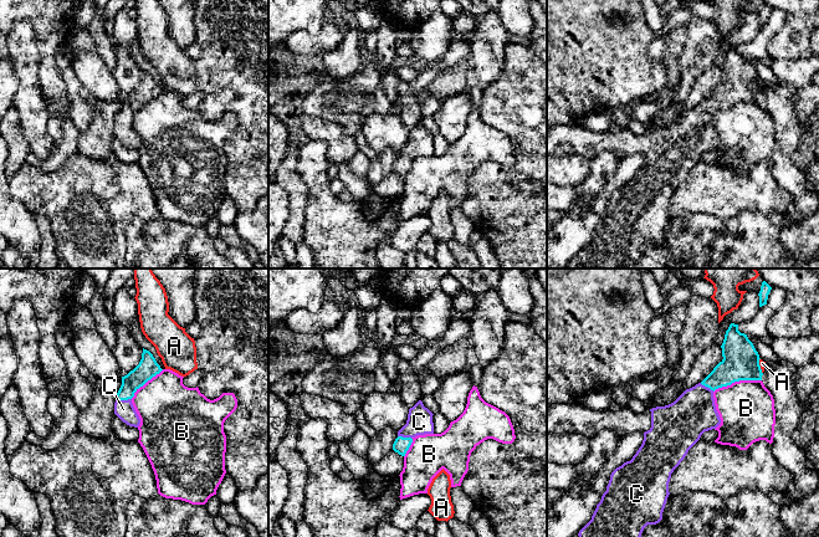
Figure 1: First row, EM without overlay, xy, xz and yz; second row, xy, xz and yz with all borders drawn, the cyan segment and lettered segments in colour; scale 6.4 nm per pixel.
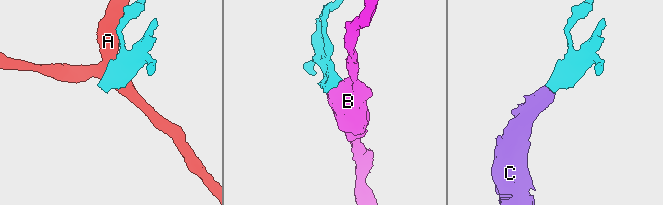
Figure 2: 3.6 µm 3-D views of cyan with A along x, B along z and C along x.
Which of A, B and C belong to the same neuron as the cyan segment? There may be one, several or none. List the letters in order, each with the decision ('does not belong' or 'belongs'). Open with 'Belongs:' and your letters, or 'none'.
Belongs: C
A: does not belong
B: does not belong
C: belongs

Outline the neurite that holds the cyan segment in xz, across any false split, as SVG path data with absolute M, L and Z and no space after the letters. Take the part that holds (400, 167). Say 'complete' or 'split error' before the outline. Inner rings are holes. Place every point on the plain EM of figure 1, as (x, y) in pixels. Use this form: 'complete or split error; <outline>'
split error; M419 122L409 131L406 145L398 153L393 172L405 178L413 160L418 157L434 155L432 134Z

